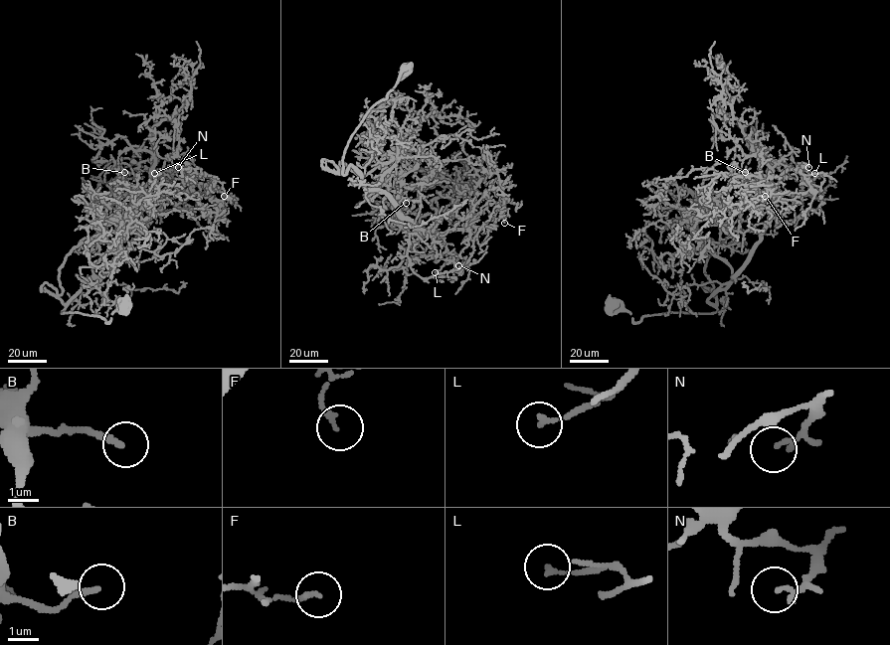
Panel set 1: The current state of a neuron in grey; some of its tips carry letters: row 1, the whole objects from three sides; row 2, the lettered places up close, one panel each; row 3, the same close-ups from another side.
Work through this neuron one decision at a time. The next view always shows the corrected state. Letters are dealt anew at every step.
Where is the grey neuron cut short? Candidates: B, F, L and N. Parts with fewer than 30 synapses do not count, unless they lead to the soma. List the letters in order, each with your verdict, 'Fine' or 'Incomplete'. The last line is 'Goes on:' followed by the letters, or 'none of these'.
B: Fine
F: Fine
L: Fine
N: Fine
Goes on: none of these

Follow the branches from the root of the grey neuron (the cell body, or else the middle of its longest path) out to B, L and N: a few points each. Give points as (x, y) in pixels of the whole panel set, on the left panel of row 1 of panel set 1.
B: (122, 305), (108, 322), (96, 316), (62, 313), (99, 259), (98, 224), (114, 199), (117, 172), (124, 172)
L: (122, 305), (108, 322), (62, 313), (87, 279), (101, 277), (112, 263), (138, 201), (169, 168), (154, 173)
N: (122, 305), (108, 322), (62, 313), (87, 279), (106, 271), (138, 201), (166, 169), (178, 167)

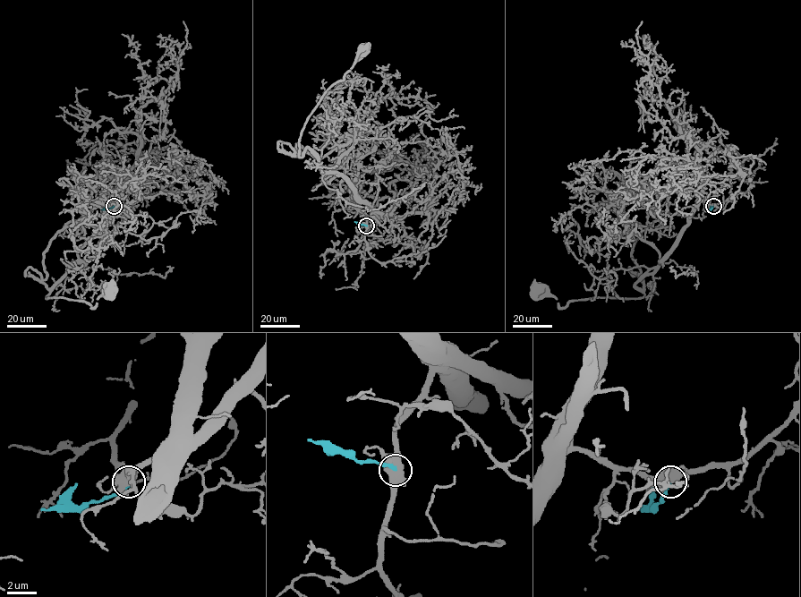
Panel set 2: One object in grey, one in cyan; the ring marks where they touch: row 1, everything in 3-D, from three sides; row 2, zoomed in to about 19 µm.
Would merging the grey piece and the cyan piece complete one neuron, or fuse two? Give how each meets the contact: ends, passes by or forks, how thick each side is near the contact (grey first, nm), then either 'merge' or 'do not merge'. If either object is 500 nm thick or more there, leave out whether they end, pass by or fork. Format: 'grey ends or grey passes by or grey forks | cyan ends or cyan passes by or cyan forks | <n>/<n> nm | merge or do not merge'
grey forks | cyan ends | 480/200 nm | do not merge

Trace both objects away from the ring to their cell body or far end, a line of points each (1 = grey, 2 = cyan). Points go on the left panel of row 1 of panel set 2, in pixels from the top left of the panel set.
1: (114, 206), (118, 201), (101, 245), (87, 260), (74, 261), (46, 298), (83, 301), (93, 307), (108, 290)
2: (114, 206), (102, 209)

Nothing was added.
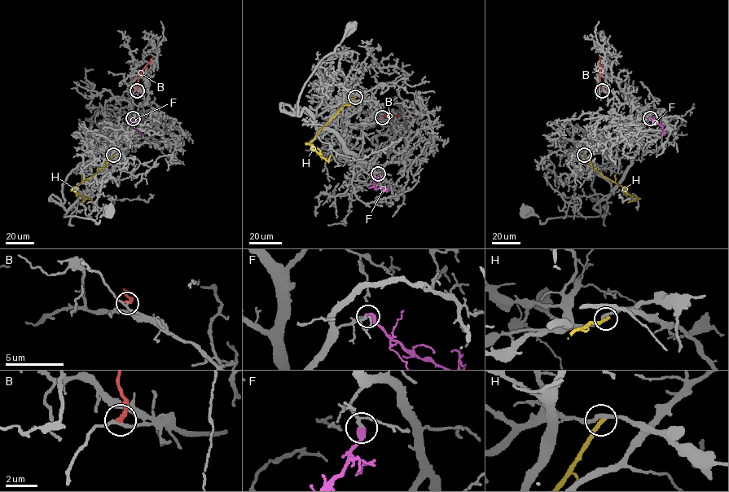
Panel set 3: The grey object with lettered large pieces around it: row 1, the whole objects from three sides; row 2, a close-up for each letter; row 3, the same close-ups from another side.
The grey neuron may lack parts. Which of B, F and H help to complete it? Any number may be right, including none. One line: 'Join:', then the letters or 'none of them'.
Join: F

